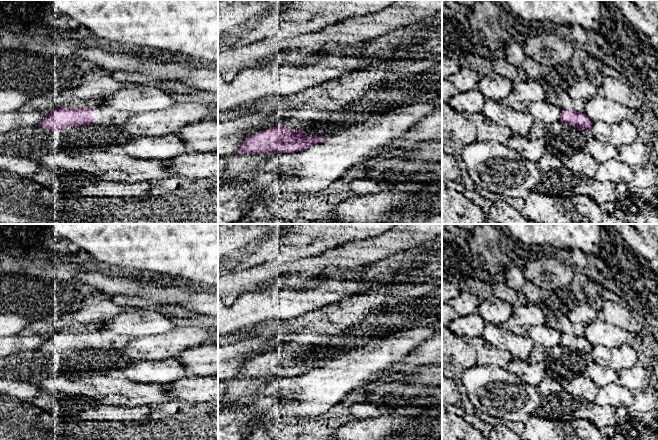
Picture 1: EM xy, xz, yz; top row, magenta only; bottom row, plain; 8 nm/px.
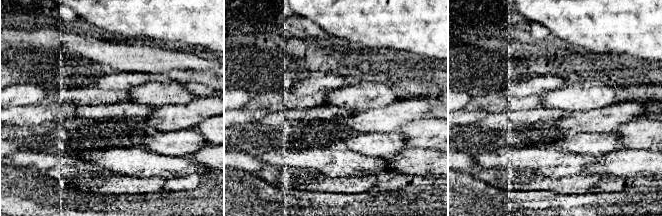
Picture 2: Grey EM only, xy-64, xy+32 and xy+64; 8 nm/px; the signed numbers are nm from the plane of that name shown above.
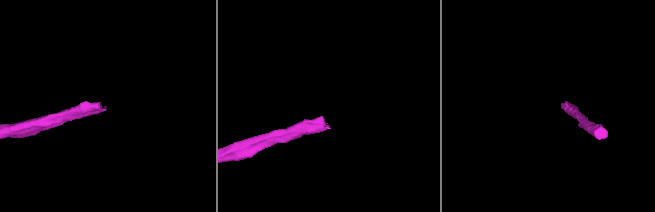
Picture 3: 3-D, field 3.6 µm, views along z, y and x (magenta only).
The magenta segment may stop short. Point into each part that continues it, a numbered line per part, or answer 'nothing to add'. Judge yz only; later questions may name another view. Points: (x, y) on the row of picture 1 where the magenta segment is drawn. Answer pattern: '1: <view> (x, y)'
nothing to add

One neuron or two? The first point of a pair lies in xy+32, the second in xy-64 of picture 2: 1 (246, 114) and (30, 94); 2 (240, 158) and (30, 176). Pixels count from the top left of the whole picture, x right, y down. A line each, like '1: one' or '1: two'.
1: two
2: two

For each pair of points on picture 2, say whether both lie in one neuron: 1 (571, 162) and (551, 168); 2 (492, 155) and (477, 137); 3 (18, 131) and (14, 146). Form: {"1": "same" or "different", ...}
{"1": "same", "2": "different", "3": "different"}

